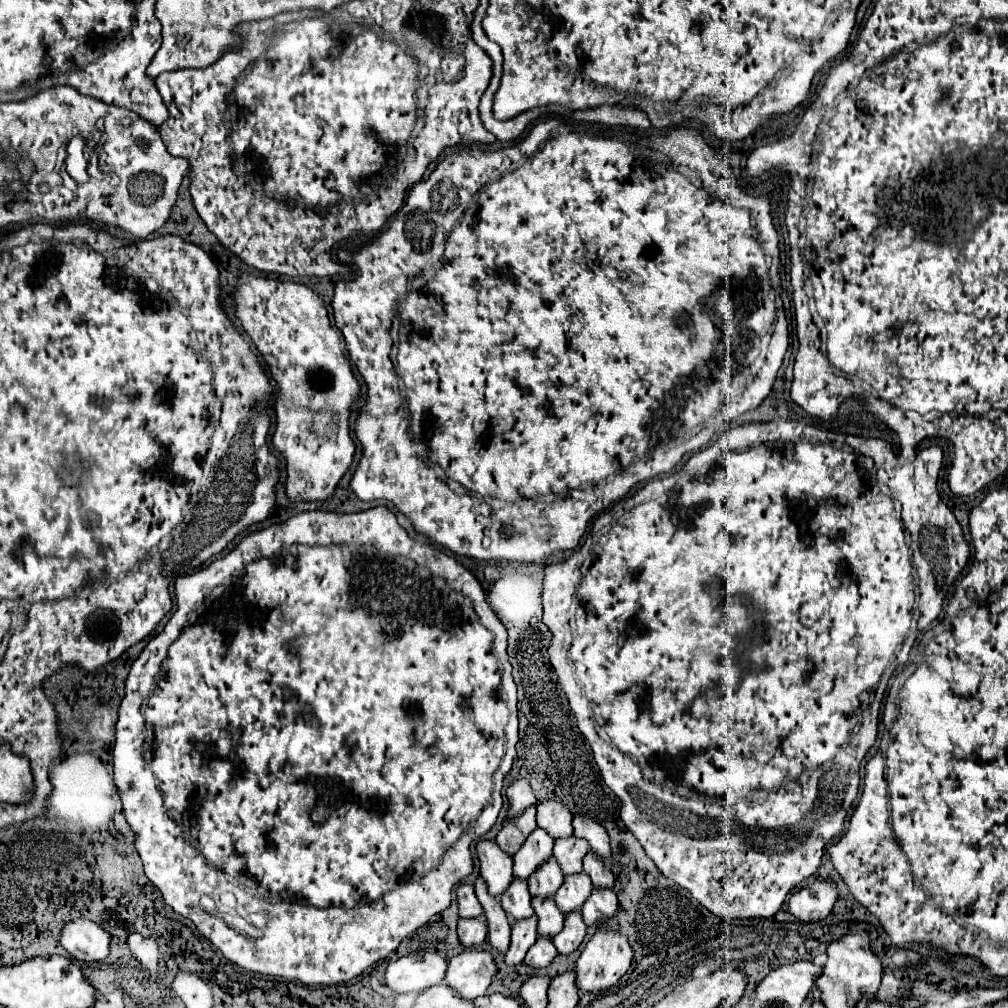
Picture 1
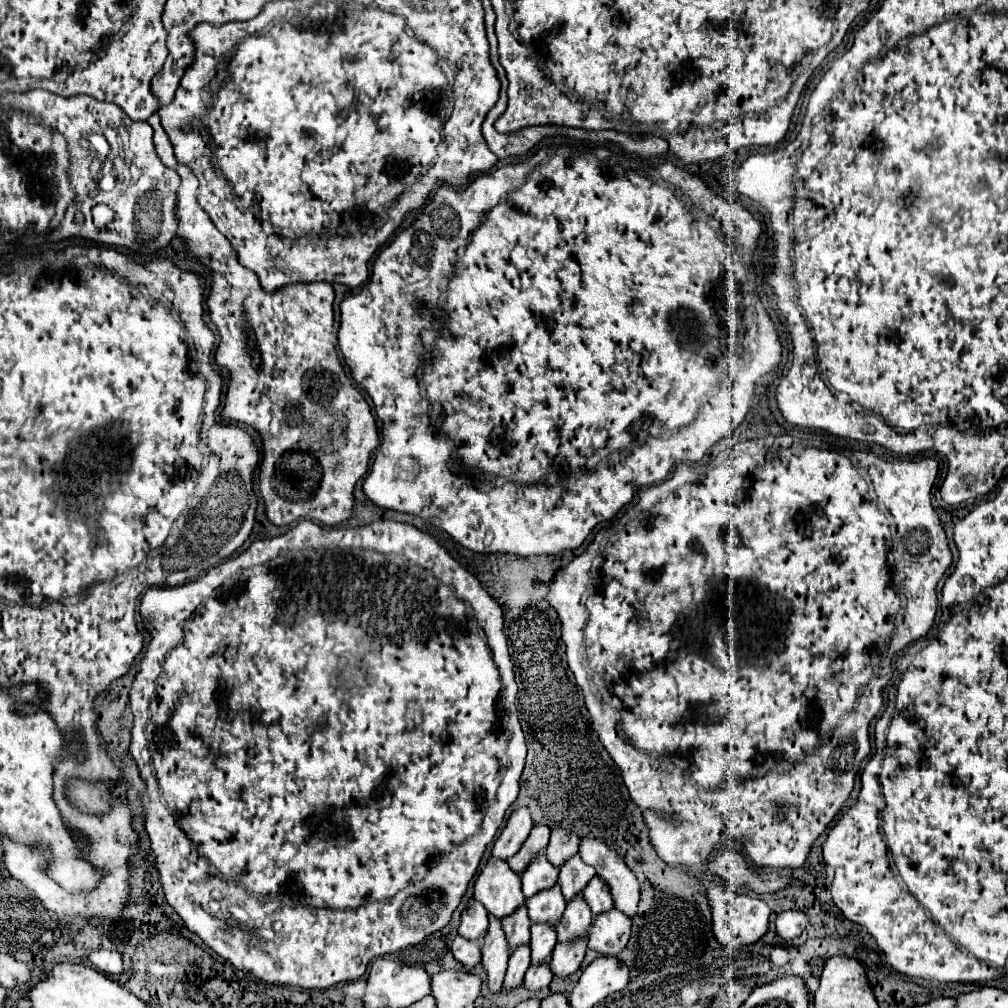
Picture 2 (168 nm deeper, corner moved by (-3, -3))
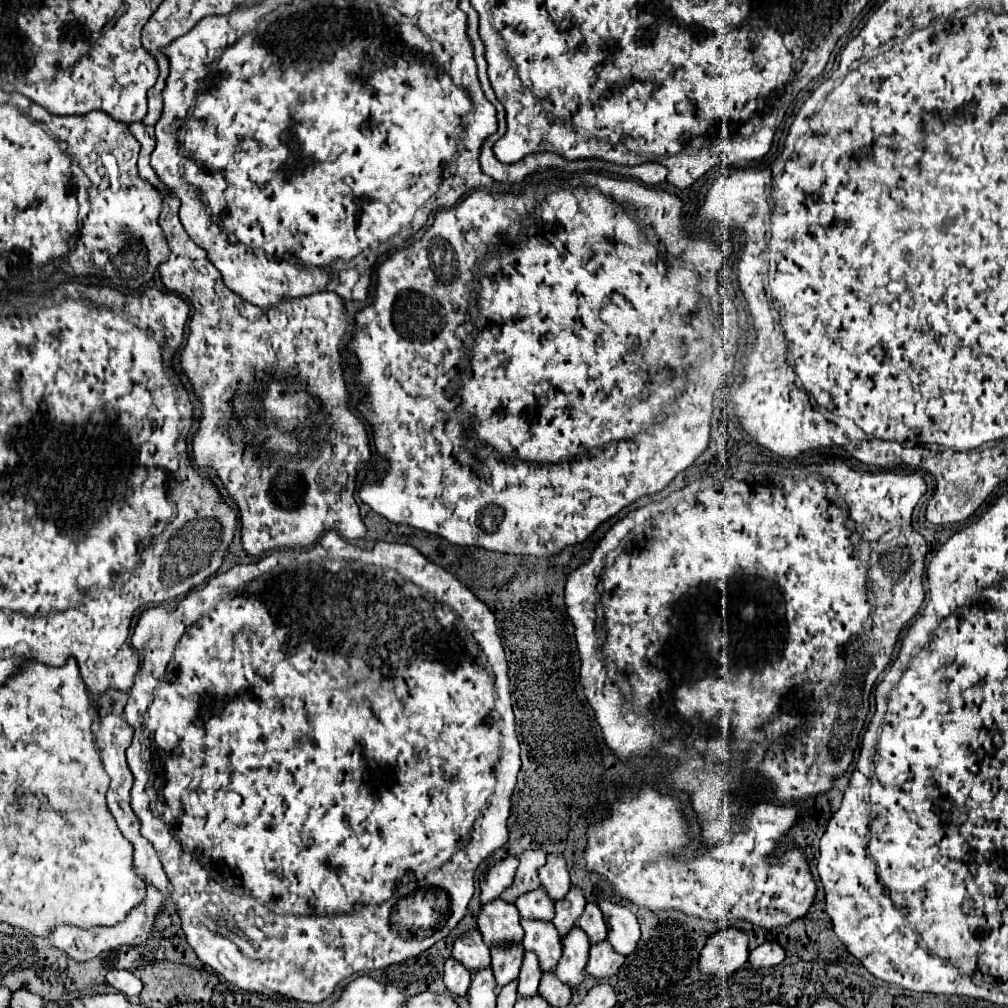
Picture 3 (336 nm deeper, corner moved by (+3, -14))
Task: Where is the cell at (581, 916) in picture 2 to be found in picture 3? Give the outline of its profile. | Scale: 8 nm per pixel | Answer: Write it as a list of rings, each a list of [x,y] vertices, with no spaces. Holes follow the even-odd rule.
[[[574,926],[562,938],[562,958],[556,964],[556,976],[570,986],[580,984],[584,980],[588,950],[590,950],[590,940],[586,938],[586,934],[582,934],[578,926]]]

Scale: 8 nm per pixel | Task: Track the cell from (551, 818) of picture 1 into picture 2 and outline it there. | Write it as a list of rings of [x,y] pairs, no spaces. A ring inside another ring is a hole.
[[[554,829],[548,849],[546,849],[546,857],[554,867],[562,867],[566,863],[566,859],[570,859],[572,855],[578,853],[580,847],[580,839],[564,829]]]

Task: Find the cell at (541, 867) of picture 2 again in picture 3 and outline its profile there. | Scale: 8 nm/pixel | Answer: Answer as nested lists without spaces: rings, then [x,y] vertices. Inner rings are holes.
[[[536,888],[532,892],[522,894],[514,904],[522,918],[532,918],[532,920],[552,920],[554,918],[554,902],[546,894],[544,888]]]

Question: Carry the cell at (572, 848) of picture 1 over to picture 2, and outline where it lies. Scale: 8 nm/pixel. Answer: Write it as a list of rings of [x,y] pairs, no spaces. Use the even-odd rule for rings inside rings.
[[[574,855],[572,859],[568,859],[564,867],[560,867],[560,877],[558,877],[558,885],[562,887],[564,899],[572,901],[576,895],[580,895],[594,875],[596,871],[590,865],[586,865],[580,859],[580,855]]]

